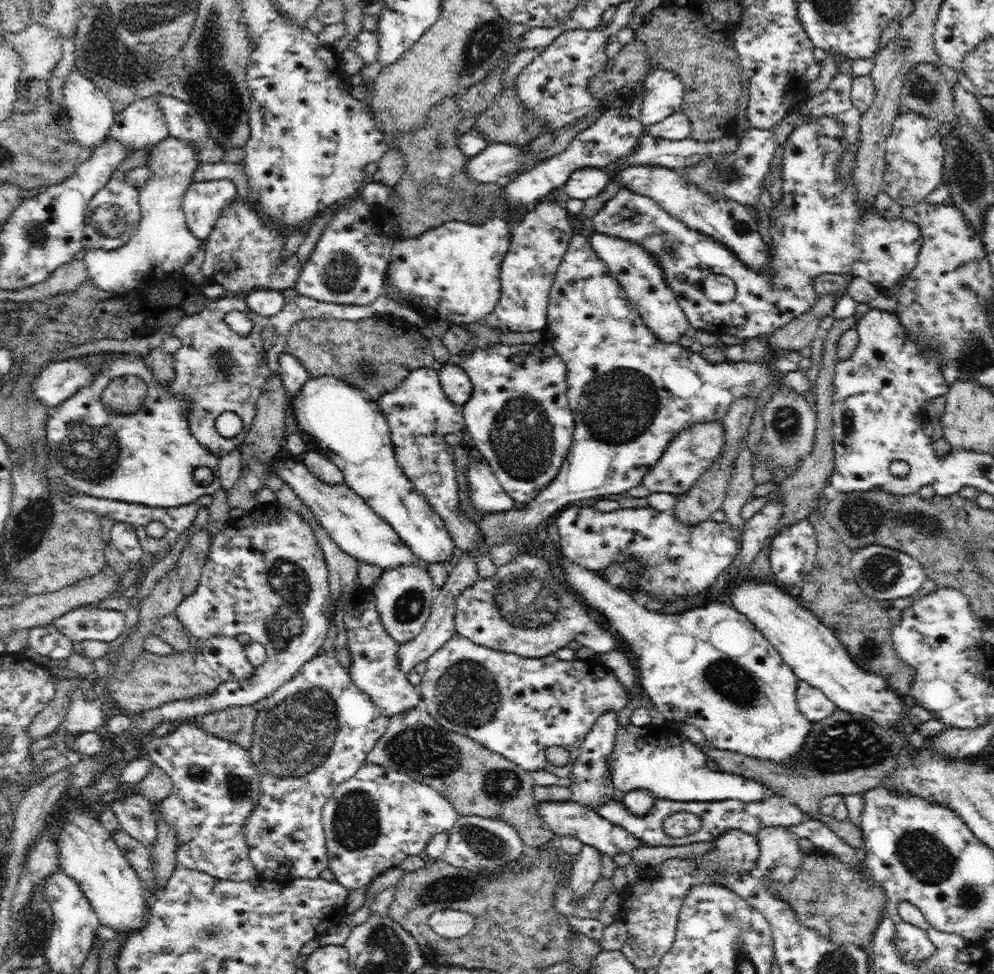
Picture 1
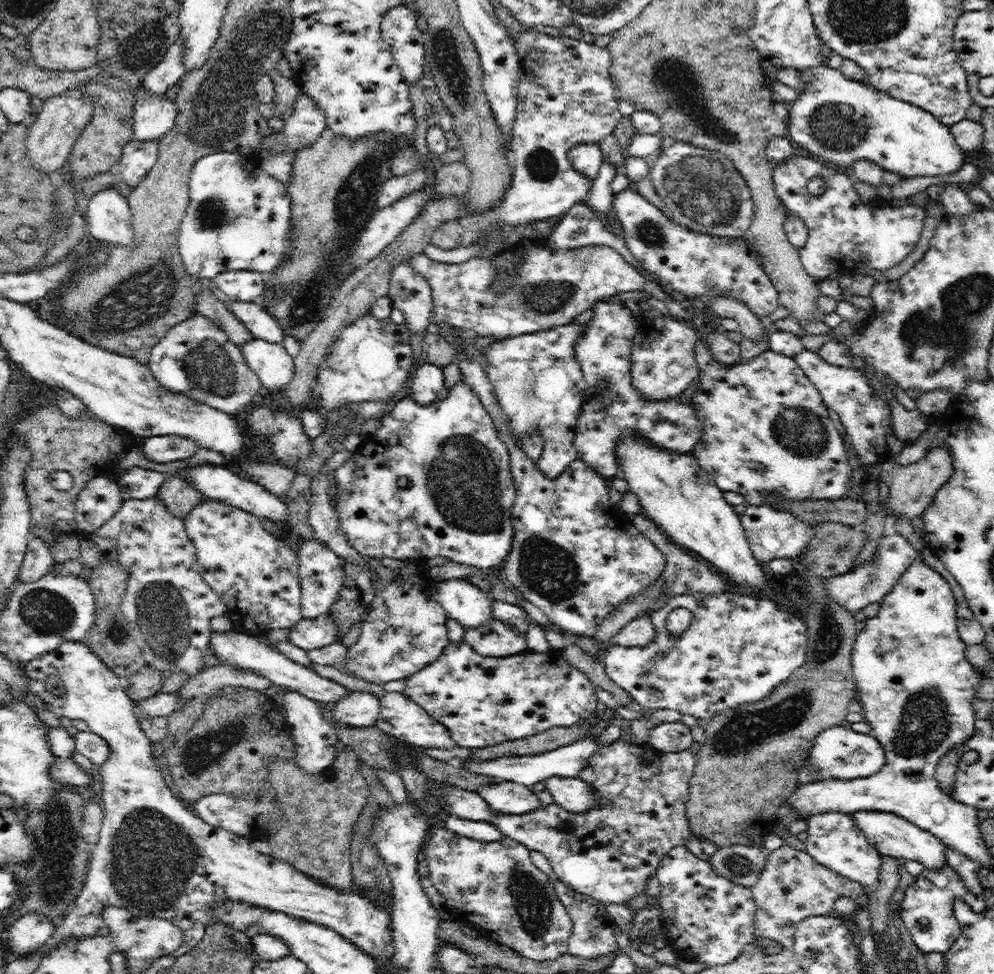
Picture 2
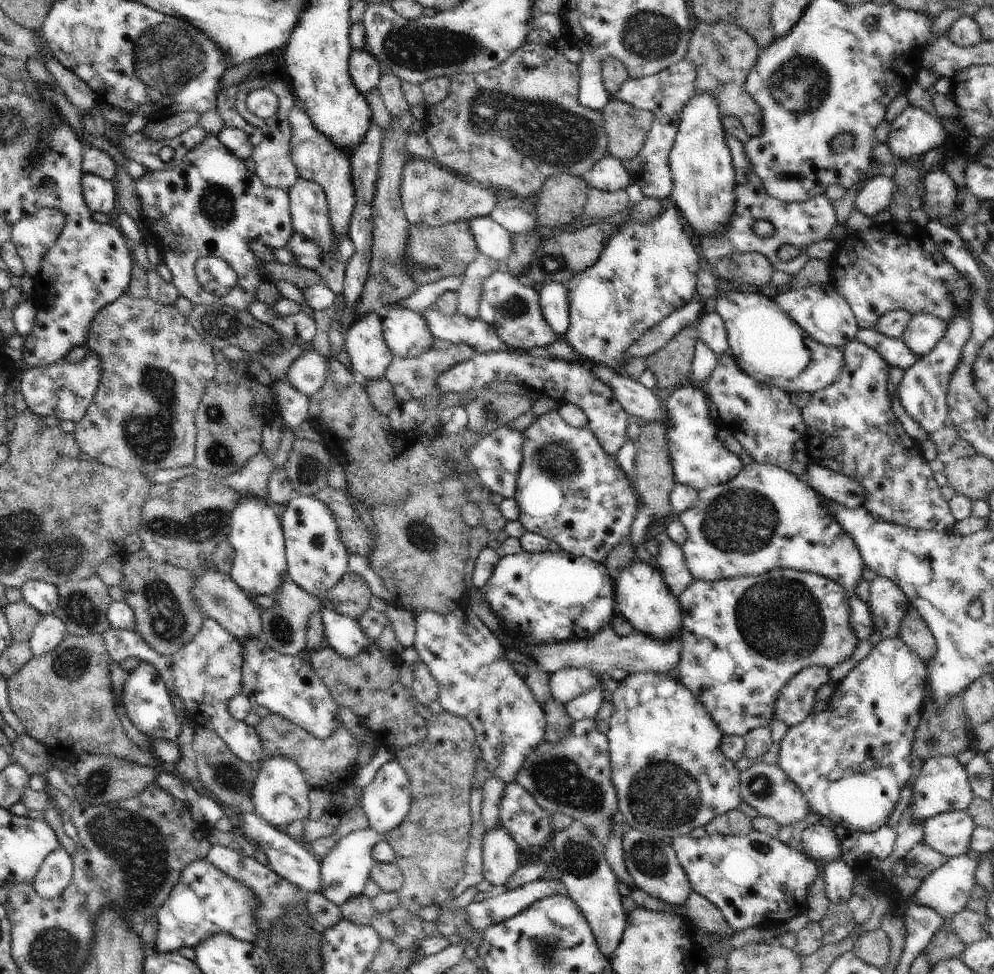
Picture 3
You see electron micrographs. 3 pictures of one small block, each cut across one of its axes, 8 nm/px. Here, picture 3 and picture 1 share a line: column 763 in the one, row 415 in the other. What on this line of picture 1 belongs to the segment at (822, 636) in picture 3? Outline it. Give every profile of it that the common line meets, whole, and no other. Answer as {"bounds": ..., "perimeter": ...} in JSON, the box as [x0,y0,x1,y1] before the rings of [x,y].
{"bounds":[477,234,771,552],"perimeter":[[[573,234],[569,240],[569,245],[565,255],[563,256],[560,266],[556,271],[551,292],[549,293],[549,304],[547,307],[547,324],[541,330],[546,342],[548,342],[554,349],[558,357],[566,364],[567,367],[567,399],[572,413],[574,413],[575,432],[573,437],[573,444],[568,451],[566,460],[559,468],[558,474],[549,482],[538,494],[537,497],[530,501],[523,511],[517,509],[510,509],[507,511],[500,511],[497,513],[484,514],[482,518],[477,518],[477,525],[479,528],[479,535],[481,538],[481,546],[485,552],[489,552],[492,546],[497,544],[504,544],[511,540],[514,544],[518,544],[522,540],[522,536],[526,536],[530,531],[534,531],[538,524],[552,516],[555,516],[560,511],[567,509],[569,506],[583,503],[591,503],[597,499],[602,499],[604,496],[610,494],[620,494],[626,492],[638,484],[642,484],[643,478],[650,472],[651,468],[658,462],[658,459],[664,454],[666,446],[682,433],[682,430],[699,424],[699,422],[722,422],[726,416],[730,405],[734,400],[746,395],[756,395],[771,383],[771,371],[765,362],[718,362],[718,364],[711,364],[708,360],[704,360],[701,354],[690,352],[688,348],[683,347],[679,343],[666,343],[660,341],[658,337],[654,336],[652,332],[646,327],[646,324],[641,320],[639,313],[632,310],[622,291],[620,283],[612,276],[610,276],[610,269],[607,268],[606,263],[596,254],[592,248],[589,237],[582,234]]]}

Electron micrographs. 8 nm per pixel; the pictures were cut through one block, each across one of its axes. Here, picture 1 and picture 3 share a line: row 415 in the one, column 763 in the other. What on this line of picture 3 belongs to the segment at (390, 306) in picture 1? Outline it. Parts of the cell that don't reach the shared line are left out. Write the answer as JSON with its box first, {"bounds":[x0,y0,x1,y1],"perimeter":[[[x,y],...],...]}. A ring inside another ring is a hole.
{"bounds":[693,131,838,276],"perimeter":[[[727,131],[725,133],[726,146],[730,149],[735,172],[736,202],[734,214],[732,214],[725,231],[718,232],[718,234],[714,234],[710,238],[698,239],[695,235],[693,236],[698,251],[702,251],[704,258],[713,267],[720,262],[721,258],[728,256],[728,254],[756,251],[764,254],[776,270],[784,270],[784,272],[794,276],[811,259],[806,254],[806,248],[810,244],[814,244],[814,242],[827,241],[830,238],[833,227],[838,223],[836,220],[836,209],[832,205],[831,200],[826,198],[825,194],[807,199],[804,202],[786,202],[770,196],[766,192],[760,178],[754,174],[754,170],[750,166],[750,160],[744,154],[744,144]],[[758,220],[768,220],[774,226],[774,234],[770,238],[760,238],[754,232],[754,224]],[[781,246],[796,246],[801,253],[792,260],[782,261],[777,256]]]}

